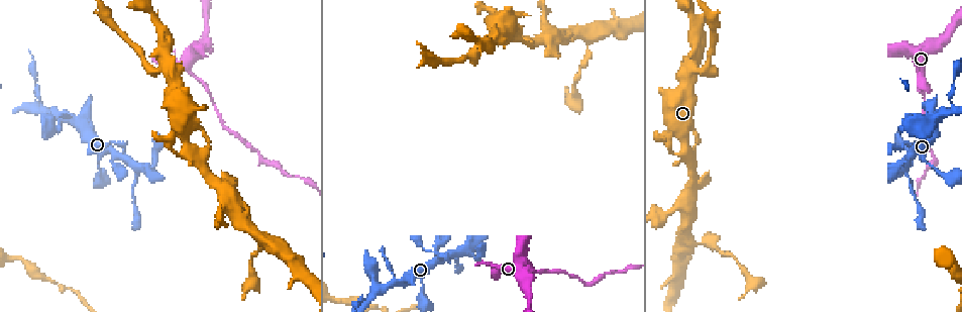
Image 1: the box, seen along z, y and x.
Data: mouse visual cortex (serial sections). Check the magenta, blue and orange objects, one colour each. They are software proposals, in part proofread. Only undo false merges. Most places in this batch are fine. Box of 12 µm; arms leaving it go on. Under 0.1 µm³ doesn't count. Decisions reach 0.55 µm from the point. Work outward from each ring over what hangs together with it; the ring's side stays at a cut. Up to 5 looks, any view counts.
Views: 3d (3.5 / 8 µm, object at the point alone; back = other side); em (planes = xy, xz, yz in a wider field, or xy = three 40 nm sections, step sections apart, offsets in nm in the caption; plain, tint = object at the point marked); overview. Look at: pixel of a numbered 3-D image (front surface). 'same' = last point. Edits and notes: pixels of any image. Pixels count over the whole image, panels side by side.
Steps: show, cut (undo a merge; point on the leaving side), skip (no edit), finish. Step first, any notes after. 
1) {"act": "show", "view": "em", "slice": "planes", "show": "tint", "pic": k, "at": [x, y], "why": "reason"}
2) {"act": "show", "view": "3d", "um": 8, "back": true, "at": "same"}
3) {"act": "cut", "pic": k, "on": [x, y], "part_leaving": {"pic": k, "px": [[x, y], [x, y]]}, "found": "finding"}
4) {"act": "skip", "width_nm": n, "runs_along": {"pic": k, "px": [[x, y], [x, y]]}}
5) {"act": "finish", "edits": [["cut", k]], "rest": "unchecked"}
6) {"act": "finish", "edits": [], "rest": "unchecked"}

{"act": "show", "view": "3d", "um": 8, "back": true, "pic": 1, "at": [495, 41], "why": "branch point"}

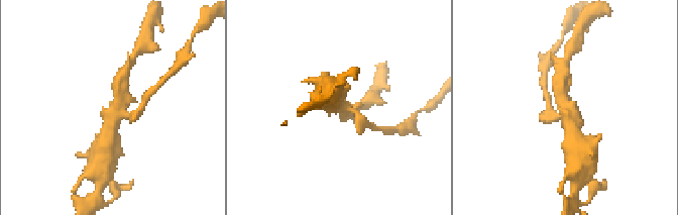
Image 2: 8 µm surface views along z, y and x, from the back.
{"act": "show", "view": "em", "slice": "xy", "step": 3, "show": "tint", "pic": 2, "at": [114, 116]}

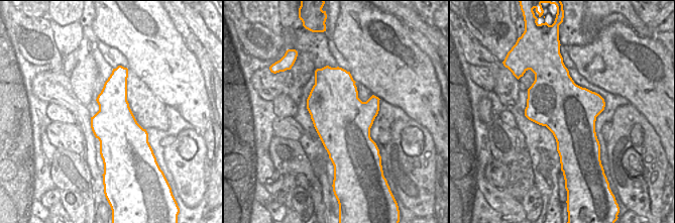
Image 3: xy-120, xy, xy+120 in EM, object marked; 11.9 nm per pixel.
{"act": "skip", "runs_along": {"pic": 2, "px": [[573, 140], [559, 88]]}, "found": "continuous, no second cell"}

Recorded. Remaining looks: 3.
{"act": "show", "view": "3d", "um": 8, "back": true, "pic": 1, "at": [460, 254], "why": "sharp bend"}

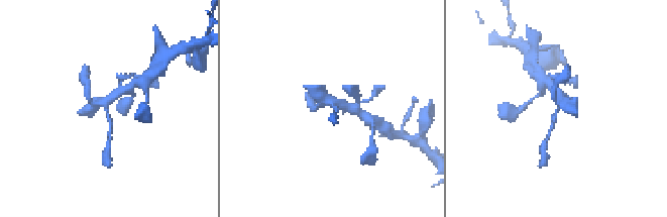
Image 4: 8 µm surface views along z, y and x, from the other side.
{"act": "show", "view": "em", "slice": "planes", "show": "tint", "pic": 4, "at": [333, 102], "why": "shape alone is not enough"}

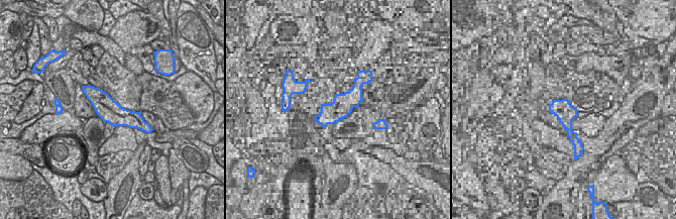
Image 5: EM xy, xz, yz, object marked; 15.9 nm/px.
{"act": "skip", "width_nm": 360, "runs_along": {"pic": 5, "px": [[87, 90], [115, 115], [139, 125]]}, "found": "all the same cell"}

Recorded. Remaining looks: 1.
{"act": "finish", "edits": [], "rest": "unchecked"}

